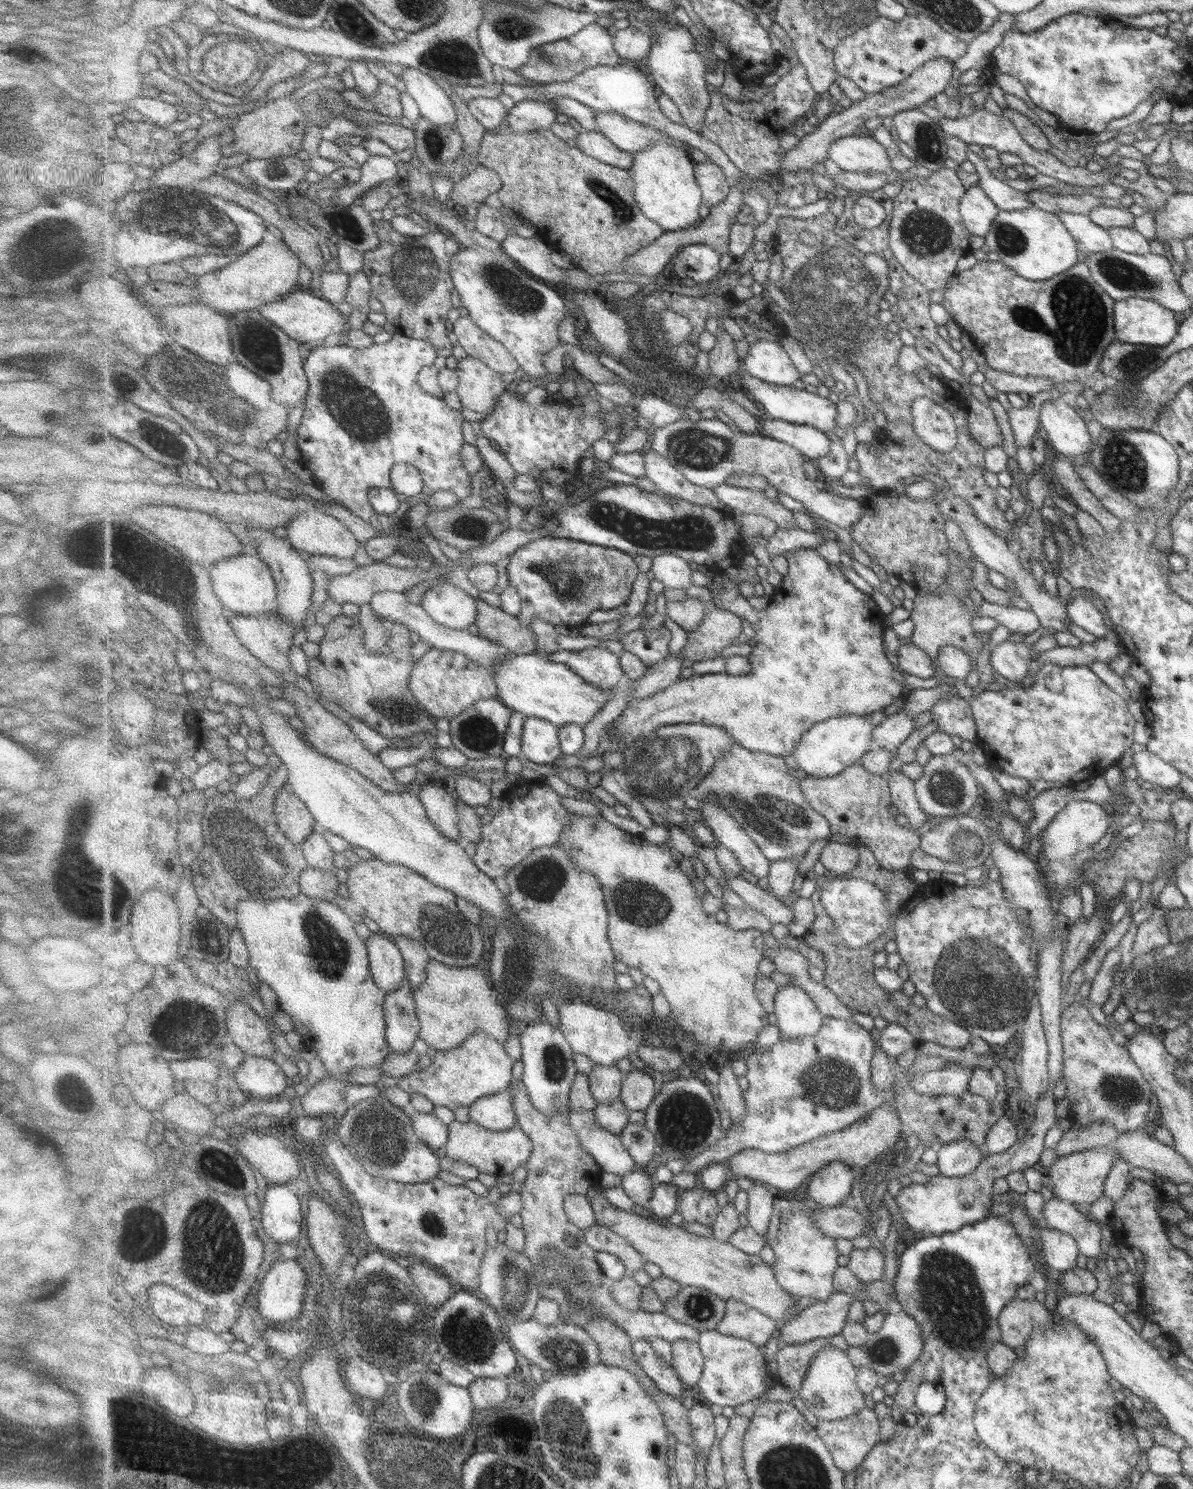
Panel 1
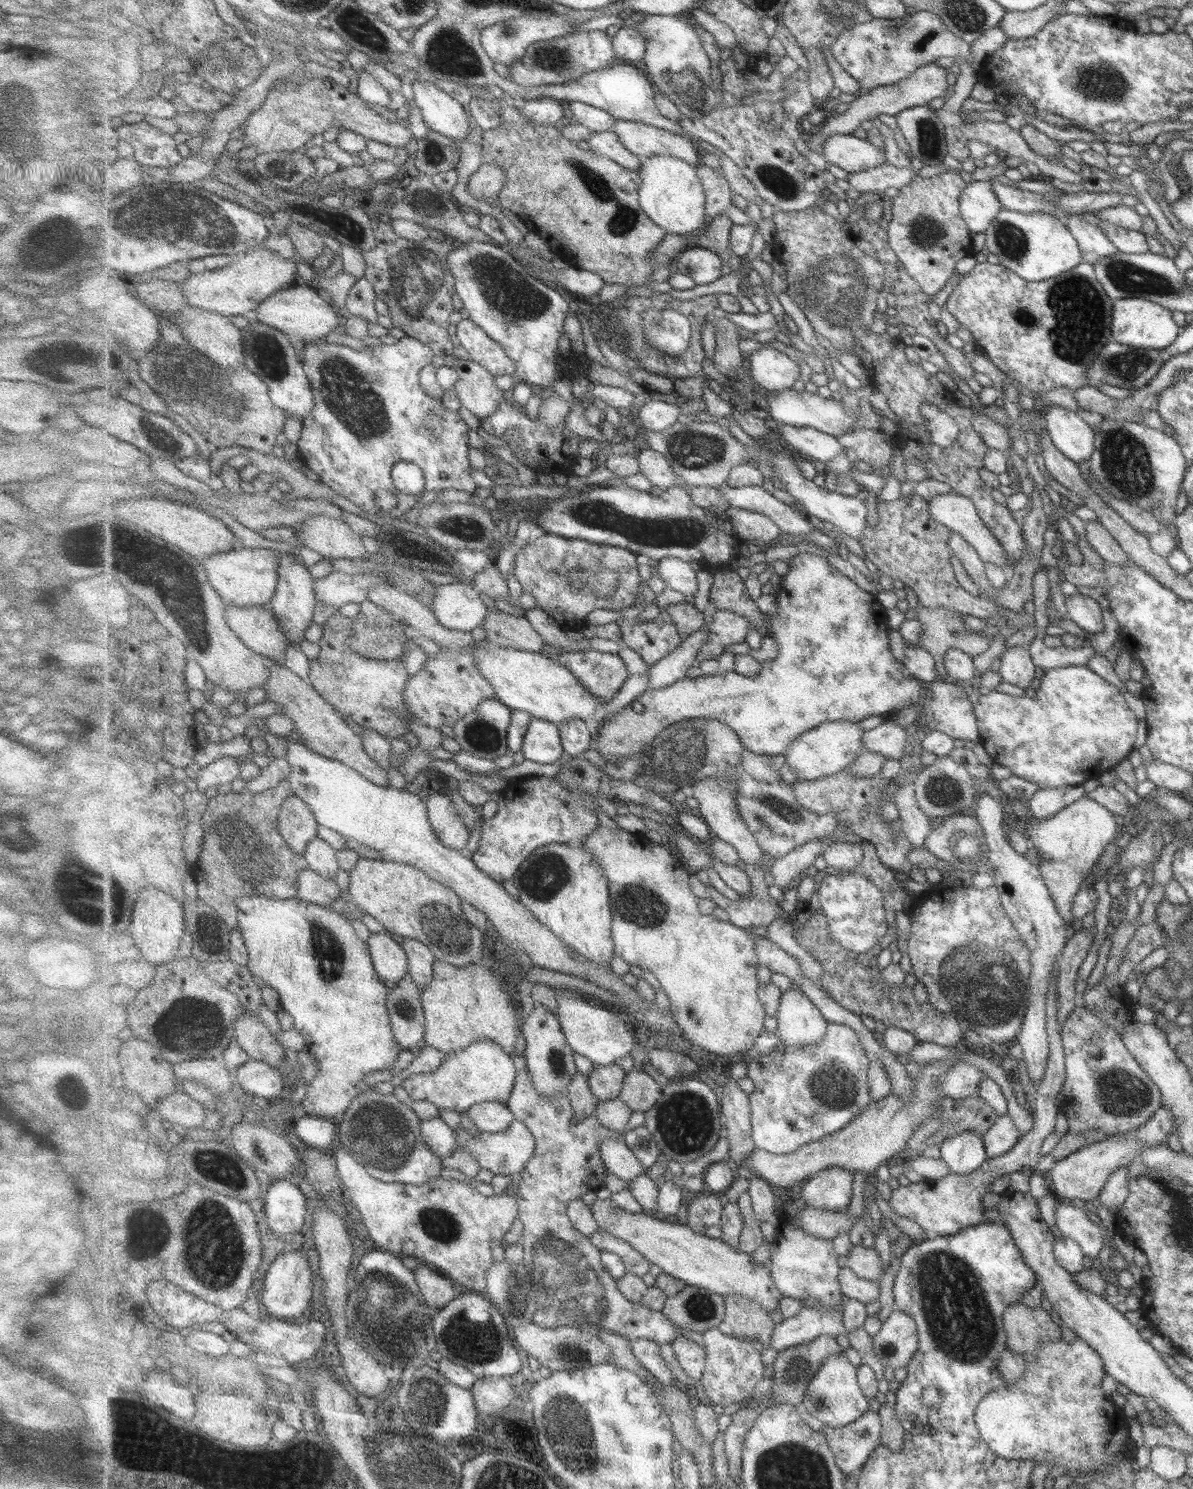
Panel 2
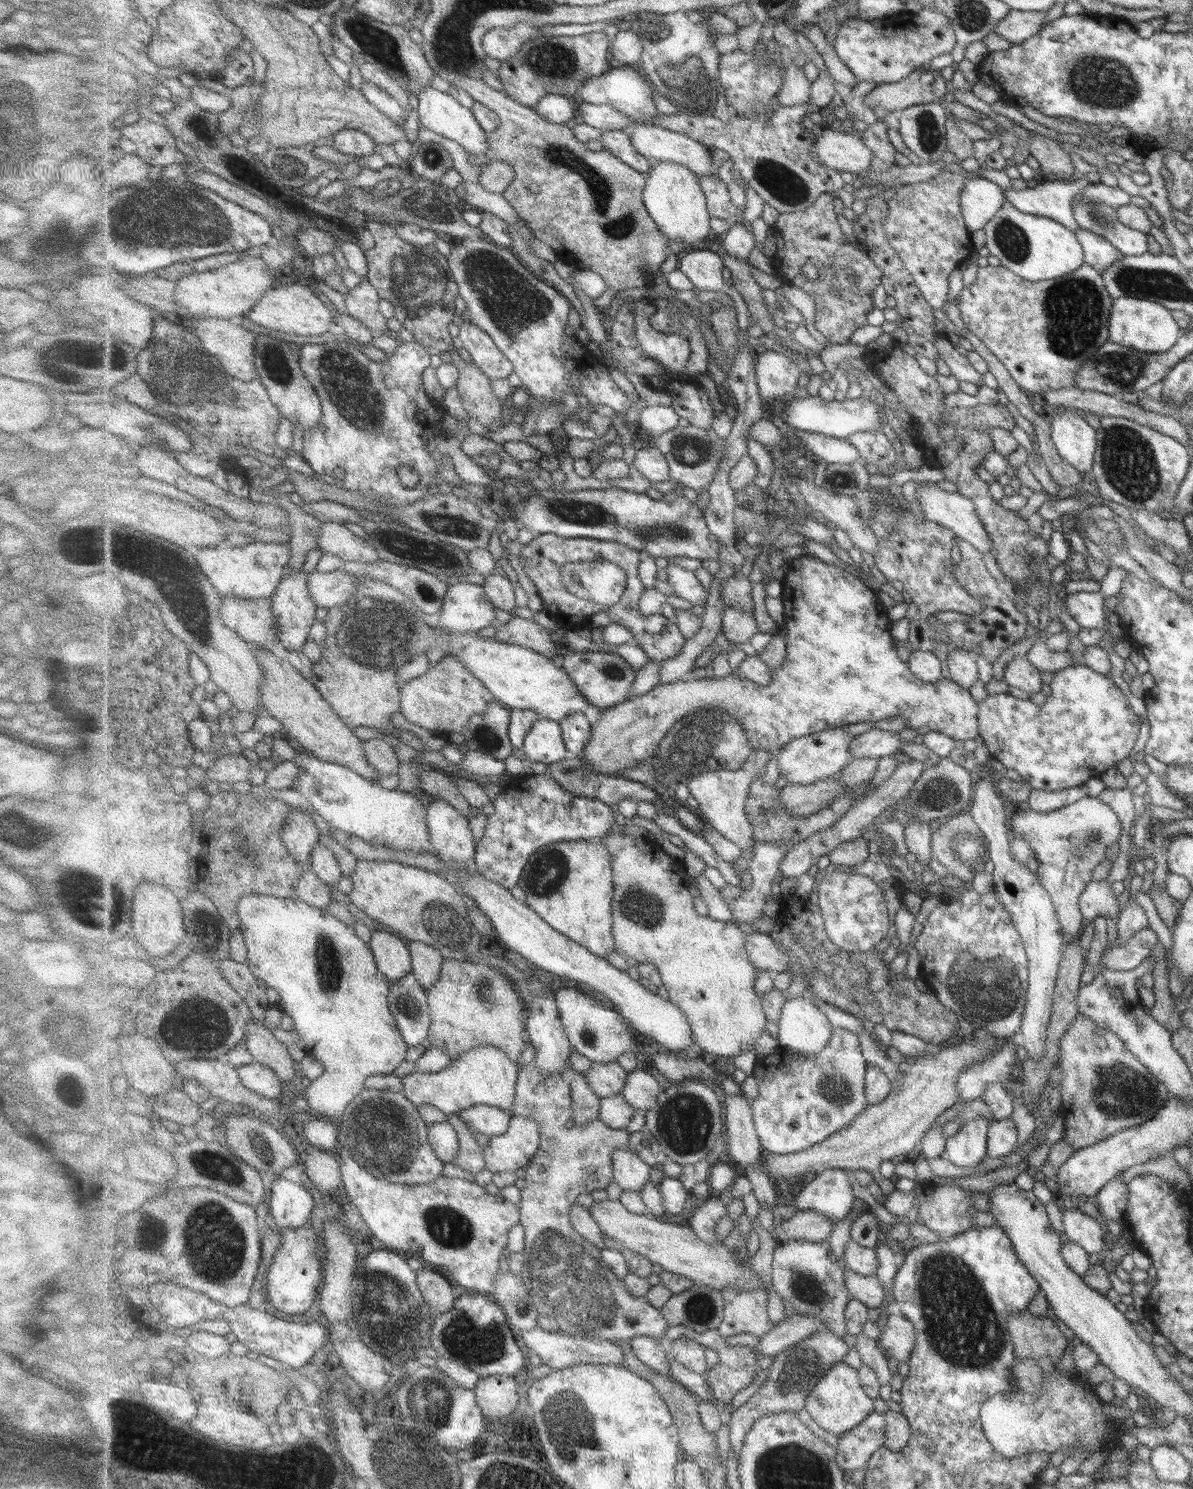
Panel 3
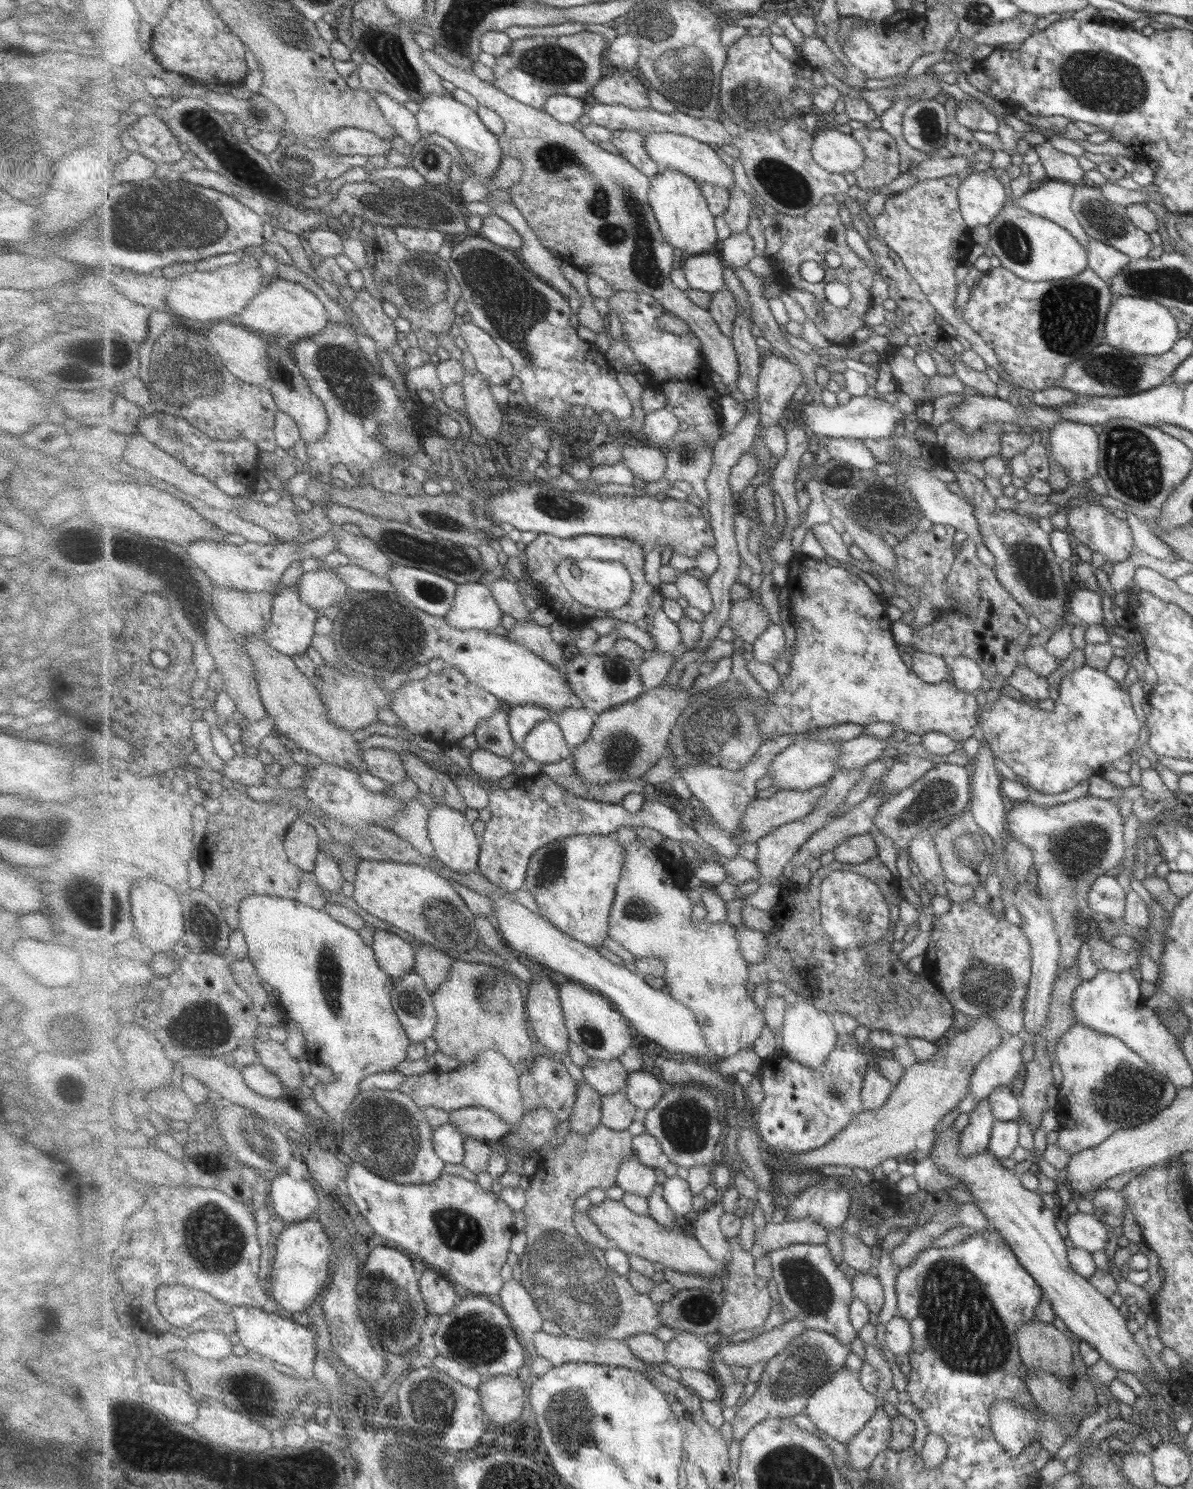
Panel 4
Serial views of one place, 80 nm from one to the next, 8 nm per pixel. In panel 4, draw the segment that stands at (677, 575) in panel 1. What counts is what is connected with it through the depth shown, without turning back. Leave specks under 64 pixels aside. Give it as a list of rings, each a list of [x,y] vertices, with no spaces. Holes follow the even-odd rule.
[[[679,571],[675,581],[681,596],[682,603],[697,608],[704,615],[709,614],[715,608],[712,594],[708,584],[703,584],[700,578]]]

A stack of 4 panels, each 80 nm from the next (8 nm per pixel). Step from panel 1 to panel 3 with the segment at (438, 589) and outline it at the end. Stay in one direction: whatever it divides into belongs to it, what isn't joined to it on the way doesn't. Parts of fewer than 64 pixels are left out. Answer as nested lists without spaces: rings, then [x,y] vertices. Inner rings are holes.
[[[461,580],[449,587],[438,625],[456,635],[495,627],[497,614],[493,607],[482,585]]]

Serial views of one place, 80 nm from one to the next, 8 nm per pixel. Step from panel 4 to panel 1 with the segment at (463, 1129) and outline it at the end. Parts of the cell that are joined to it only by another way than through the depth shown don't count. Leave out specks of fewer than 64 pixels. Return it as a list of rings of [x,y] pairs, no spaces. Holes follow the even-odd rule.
[[[521,1060],[513,1063],[513,1078],[507,1091],[479,1099],[469,1107],[470,1120],[493,1132],[501,1132],[518,1124],[518,1112],[514,1110],[516,1084],[522,1081],[524,1066]]]

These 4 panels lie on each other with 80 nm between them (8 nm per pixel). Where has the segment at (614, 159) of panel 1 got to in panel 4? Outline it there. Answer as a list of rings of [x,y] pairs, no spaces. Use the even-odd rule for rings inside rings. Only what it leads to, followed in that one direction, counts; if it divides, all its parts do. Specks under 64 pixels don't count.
[[[617,130],[613,132],[611,144],[620,150],[633,166],[639,167],[648,177],[657,176],[661,170],[658,162],[651,158],[645,147],[645,135],[635,130]]]

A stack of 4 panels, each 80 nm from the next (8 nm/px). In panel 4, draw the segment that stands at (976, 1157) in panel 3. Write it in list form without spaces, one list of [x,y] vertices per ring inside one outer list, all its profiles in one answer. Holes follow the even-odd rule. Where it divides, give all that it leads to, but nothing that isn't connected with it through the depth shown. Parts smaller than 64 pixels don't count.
[[[987,1099],[978,1101],[978,1105],[969,1113],[968,1124],[962,1130],[960,1153],[965,1156],[978,1155],[988,1149],[996,1118]]]

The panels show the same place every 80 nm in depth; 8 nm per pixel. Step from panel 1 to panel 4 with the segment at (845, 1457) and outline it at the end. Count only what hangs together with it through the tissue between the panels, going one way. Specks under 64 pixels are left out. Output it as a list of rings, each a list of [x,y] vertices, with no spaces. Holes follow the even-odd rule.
[[[878,1407],[878,1412],[863,1431],[846,1446],[850,1459],[849,1467],[867,1471],[880,1453],[890,1449],[891,1422],[891,1416]]]

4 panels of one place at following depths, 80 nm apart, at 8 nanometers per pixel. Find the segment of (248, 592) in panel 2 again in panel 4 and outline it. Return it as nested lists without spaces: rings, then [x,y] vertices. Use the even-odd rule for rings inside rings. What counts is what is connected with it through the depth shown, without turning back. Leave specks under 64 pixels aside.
[[[329,532],[306,543],[283,543],[266,544],[246,541],[242,545],[226,544],[219,540],[202,540],[192,542],[189,546],[191,560],[219,586],[229,587],[235,590],[269,593],[276,589],[278,582],[282,580],[287,569],[294,562],[306,558],[322,560],[338,550],[336,536]]]

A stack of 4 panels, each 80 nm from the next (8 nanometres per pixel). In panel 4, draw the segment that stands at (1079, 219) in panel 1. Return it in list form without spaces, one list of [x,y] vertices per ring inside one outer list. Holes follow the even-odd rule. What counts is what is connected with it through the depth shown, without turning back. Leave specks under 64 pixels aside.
[[[1090,239],[1085,252],[1086,268],[1106,283],[1129,262],[1128,256],[1097,240]]]

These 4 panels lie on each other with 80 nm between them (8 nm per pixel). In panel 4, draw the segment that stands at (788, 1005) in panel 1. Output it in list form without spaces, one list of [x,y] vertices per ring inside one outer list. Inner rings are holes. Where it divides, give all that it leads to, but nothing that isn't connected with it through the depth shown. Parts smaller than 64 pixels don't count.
[[[802,999],[788,1007],[781,1036],[783,1053],[794,1059],[797,1064],[809,1066],[813,1070],[824,1066],[839,1040],[838,1030],[835,1028],[832,1016],[826,1011],[819,1010],[814,1003]]]

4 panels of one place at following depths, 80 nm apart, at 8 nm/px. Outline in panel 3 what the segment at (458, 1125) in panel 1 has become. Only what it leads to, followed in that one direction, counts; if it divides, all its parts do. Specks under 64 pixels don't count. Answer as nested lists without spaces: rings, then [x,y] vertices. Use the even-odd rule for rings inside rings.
[[[514,1115],[505,1134],[494,1136],[486,1148],[486,1169],[492,1174],[524,1170],[542,1141],[542,1128],[535,1119]]]

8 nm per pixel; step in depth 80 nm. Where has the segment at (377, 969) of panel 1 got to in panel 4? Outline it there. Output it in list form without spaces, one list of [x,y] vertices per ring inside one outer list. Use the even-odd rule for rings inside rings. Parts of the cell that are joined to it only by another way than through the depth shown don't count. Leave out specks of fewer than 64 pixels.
[[[376,929],[373,948],[379,966],[395,980],[414,972],[416,945],[405,942],[401,936]]]

